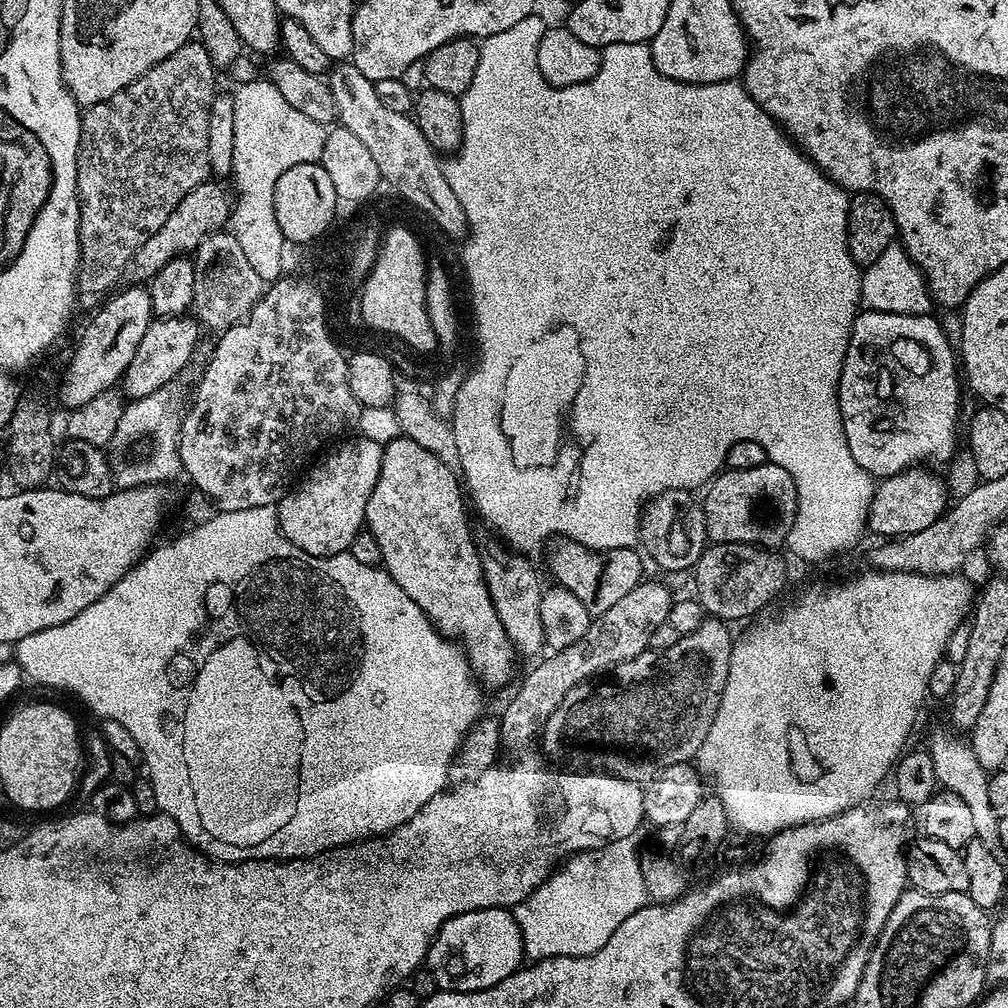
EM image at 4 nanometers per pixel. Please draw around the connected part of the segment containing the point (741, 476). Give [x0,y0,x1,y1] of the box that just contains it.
[704,462,798,550]

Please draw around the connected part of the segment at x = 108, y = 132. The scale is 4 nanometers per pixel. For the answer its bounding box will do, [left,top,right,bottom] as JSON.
[76,42,218,293]

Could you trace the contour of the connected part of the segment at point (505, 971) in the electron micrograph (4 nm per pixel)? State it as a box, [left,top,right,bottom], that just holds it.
[426,908,525,992]

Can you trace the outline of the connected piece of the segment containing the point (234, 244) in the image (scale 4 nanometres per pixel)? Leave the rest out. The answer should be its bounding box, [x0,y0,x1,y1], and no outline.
[192,231,266,334]

